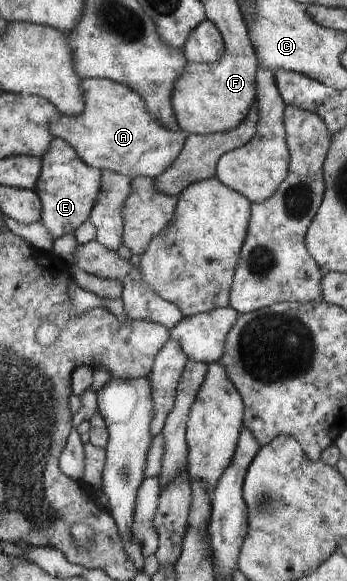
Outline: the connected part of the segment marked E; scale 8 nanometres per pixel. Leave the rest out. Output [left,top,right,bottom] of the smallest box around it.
[34,137,103,239]

